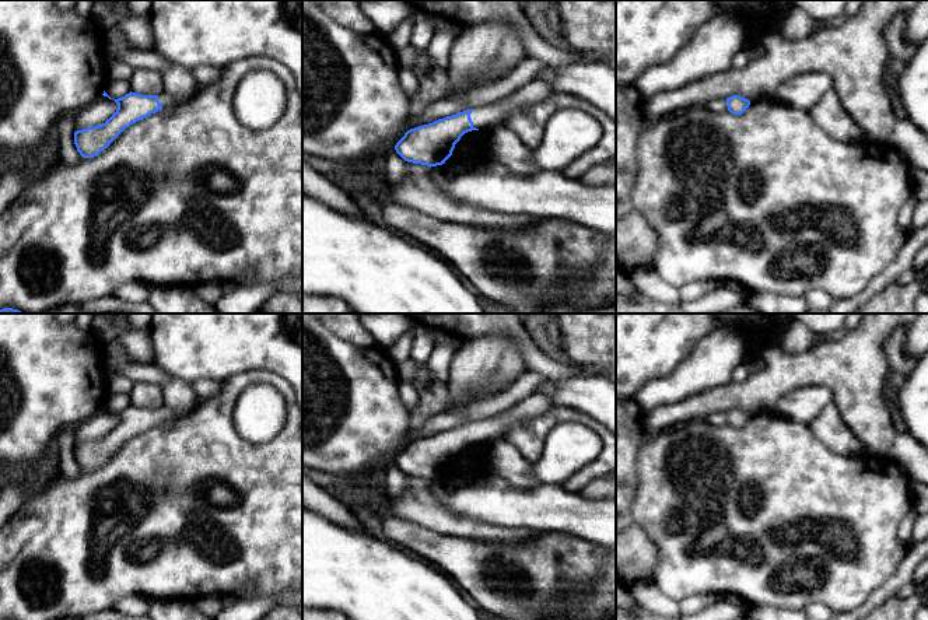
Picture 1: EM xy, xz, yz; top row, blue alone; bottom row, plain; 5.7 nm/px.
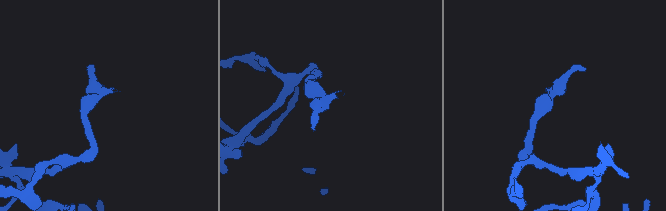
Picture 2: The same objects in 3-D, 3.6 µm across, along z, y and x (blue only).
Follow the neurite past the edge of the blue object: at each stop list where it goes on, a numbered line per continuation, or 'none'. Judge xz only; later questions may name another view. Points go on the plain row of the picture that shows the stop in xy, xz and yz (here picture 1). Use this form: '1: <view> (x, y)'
1: xz (535, 405)

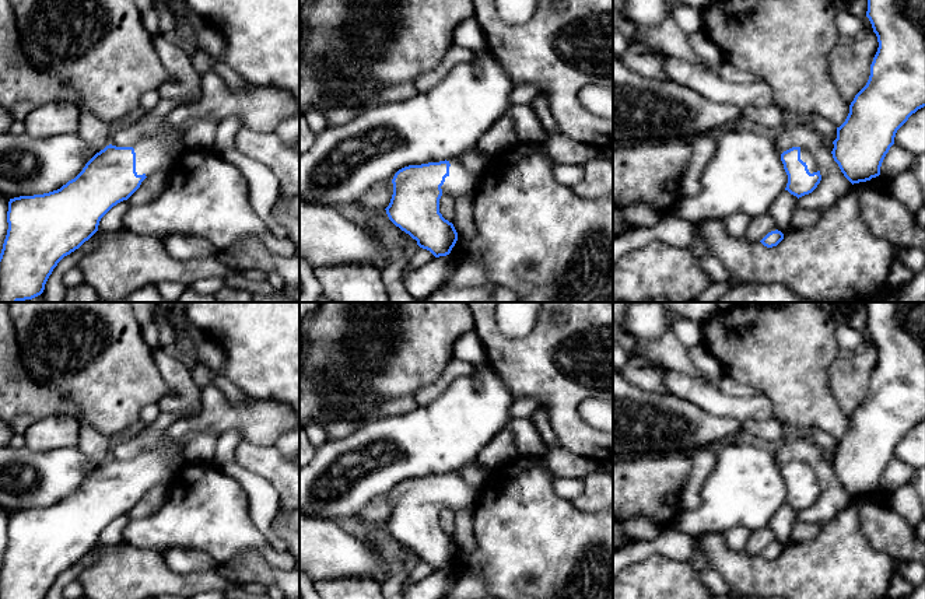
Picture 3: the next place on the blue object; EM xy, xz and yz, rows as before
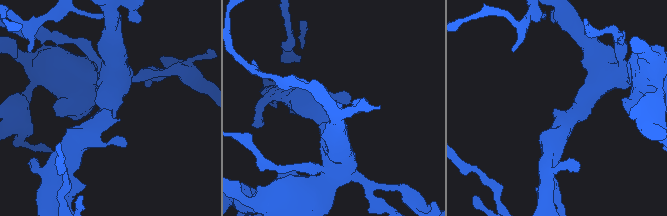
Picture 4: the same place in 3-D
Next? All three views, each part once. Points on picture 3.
1: xy (262, 421)

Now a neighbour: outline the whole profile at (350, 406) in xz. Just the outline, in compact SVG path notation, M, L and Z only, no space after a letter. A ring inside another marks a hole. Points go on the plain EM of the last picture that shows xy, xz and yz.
M346 392L341 397L336 400L336 411L339 414L337 420L340 421L358 420L367 404L374 400L376 399L365 399L351 392Z

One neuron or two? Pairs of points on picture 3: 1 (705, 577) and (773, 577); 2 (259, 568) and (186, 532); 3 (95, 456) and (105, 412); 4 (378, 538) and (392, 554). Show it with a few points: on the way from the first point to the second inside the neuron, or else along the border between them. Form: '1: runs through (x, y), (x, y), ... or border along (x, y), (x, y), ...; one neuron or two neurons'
1: border along (703, 550), (707, 561), (729, 584); two neurons
2: border along (266, 563), (253, 550), (242, 550), (217, 566); two neurons
3: border along (77, 412), (83, 420), (109, 437); two neurons
4: runs through (382, 542), (391, 550); one neuron

